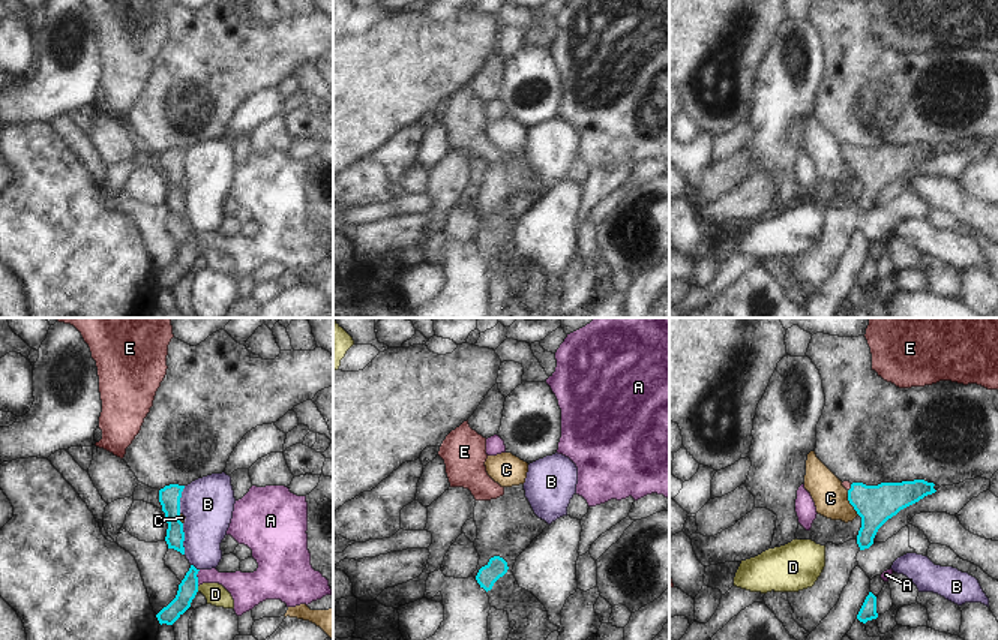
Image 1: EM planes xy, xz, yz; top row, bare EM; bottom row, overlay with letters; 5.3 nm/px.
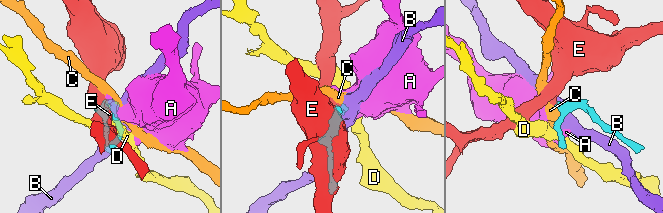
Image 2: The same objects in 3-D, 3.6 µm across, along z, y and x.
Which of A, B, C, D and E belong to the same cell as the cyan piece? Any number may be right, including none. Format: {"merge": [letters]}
{"merge": ["E"]}

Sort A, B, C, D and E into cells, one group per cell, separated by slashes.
A / B / C / D / E

